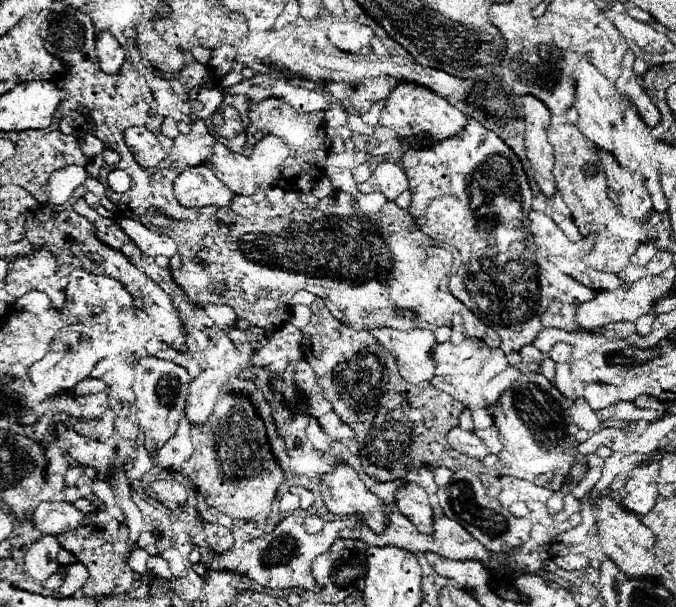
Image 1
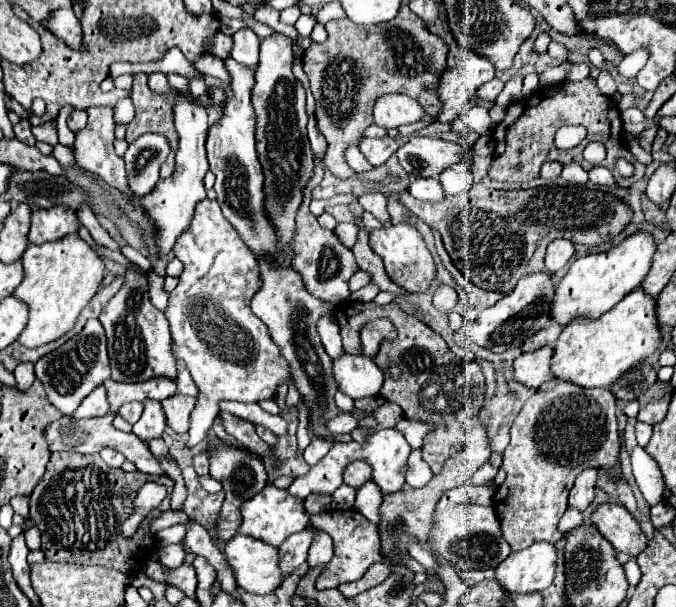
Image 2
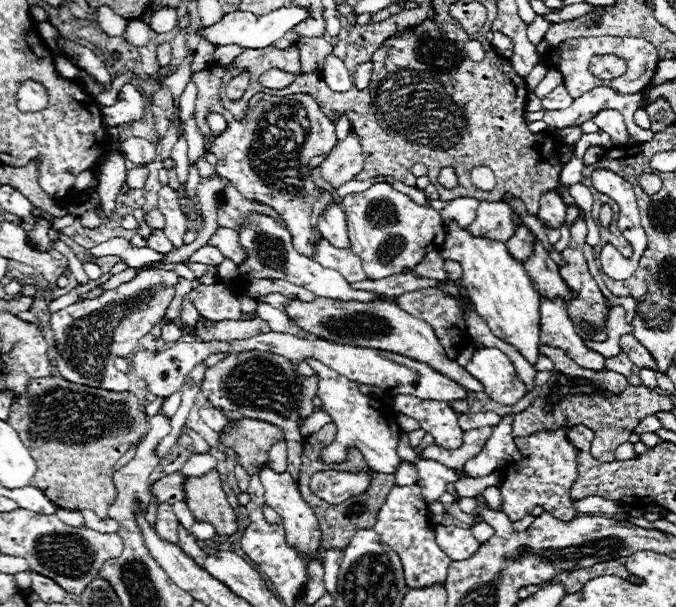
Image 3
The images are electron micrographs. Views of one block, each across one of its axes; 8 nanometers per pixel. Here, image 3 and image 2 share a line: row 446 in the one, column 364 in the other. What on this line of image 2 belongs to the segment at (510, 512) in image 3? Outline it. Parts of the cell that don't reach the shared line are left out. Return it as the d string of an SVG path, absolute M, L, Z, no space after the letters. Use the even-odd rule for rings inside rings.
M332 508L332 510L320 512L320 514L312 514L310 516L310 524L314 524L320 530L328 532L332 536L332 542L334 542L334 556L322 568L322 572L320 572L320 576L315 584L317 590L336 588L338 584L352 582L352 580L358 578L356 576L356 570L362 570L362 576L364 576L364 572L372 564L386 560L382 556L382 552L380 552L378 526L372 524L372 522L368 522L356 508L348 508L348 510L334 510Z

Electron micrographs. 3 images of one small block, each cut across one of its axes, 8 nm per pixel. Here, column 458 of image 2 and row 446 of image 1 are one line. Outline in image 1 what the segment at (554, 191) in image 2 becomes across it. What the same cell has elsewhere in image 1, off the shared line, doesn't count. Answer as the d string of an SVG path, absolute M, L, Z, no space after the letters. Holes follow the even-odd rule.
M222 392L208 422L192 426L190 434L194 454L182 466L182 474L202 492L206 504L236 520L264 522L272 512L276 492L284 482L286 472L270 450L266 426L250 398L240 392Z

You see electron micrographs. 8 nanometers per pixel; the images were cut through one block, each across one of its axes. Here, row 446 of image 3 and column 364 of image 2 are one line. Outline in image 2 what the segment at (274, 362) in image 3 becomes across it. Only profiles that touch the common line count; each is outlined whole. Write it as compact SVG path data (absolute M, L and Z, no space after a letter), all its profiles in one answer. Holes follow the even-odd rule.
M368 284L368 286L360 288L358 292L352 292L352 300L358 300L358 302L372 302L378 292L380 292L380 288L378 288L376 284Z

